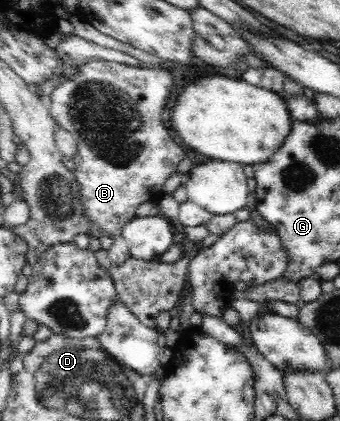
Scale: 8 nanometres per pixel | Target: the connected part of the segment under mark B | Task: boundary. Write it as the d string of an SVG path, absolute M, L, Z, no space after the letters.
M92 60L78 67L78 72L71 79L58 84L45 100L53 120L73 135L77 145L72 159L75 166L73 172L80 188L81 207L90 223L87 235L91 238L106 235L113 240L108 250L113 264L123 264L130 257L128 243L122 236L125 226L135 220L141 205L160 199L166 180L177 171L185 158L183 148L171 140L169 130L161 120L171 88L173 78L169 70Z

